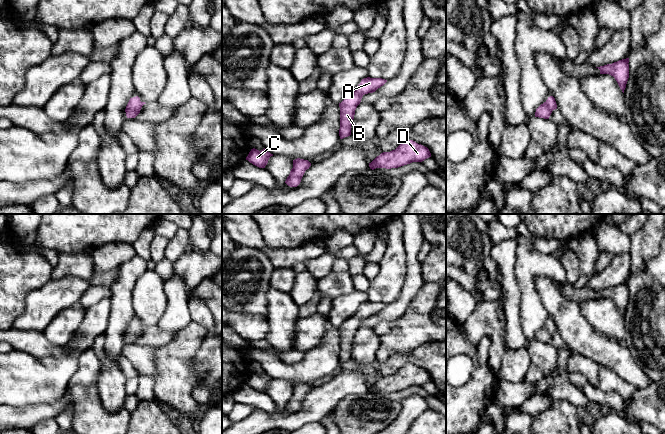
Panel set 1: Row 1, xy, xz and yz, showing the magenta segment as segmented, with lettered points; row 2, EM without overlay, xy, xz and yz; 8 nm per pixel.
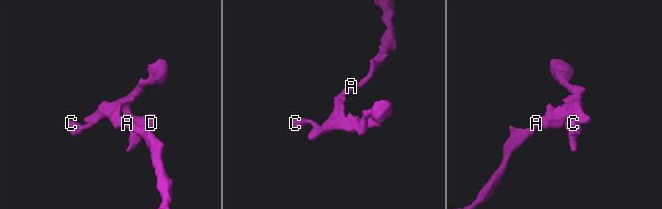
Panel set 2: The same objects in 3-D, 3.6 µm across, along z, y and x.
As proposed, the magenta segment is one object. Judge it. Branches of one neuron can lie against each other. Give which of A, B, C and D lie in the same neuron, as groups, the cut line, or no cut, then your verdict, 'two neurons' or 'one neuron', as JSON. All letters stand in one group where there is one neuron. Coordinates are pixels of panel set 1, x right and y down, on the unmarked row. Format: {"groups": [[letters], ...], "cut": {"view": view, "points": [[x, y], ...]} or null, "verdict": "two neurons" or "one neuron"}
{"groups": [["A", "B", "C", "D"]], "cut": null, "verdict": "one neuron"}

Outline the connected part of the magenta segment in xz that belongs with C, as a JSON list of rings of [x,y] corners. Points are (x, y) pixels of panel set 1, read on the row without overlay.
[[[253,372],[246,381],[246,384],[259,392],[265,392],[271,380],[273,380],[273,378],[268,376],[265,372],[261,375]]]

